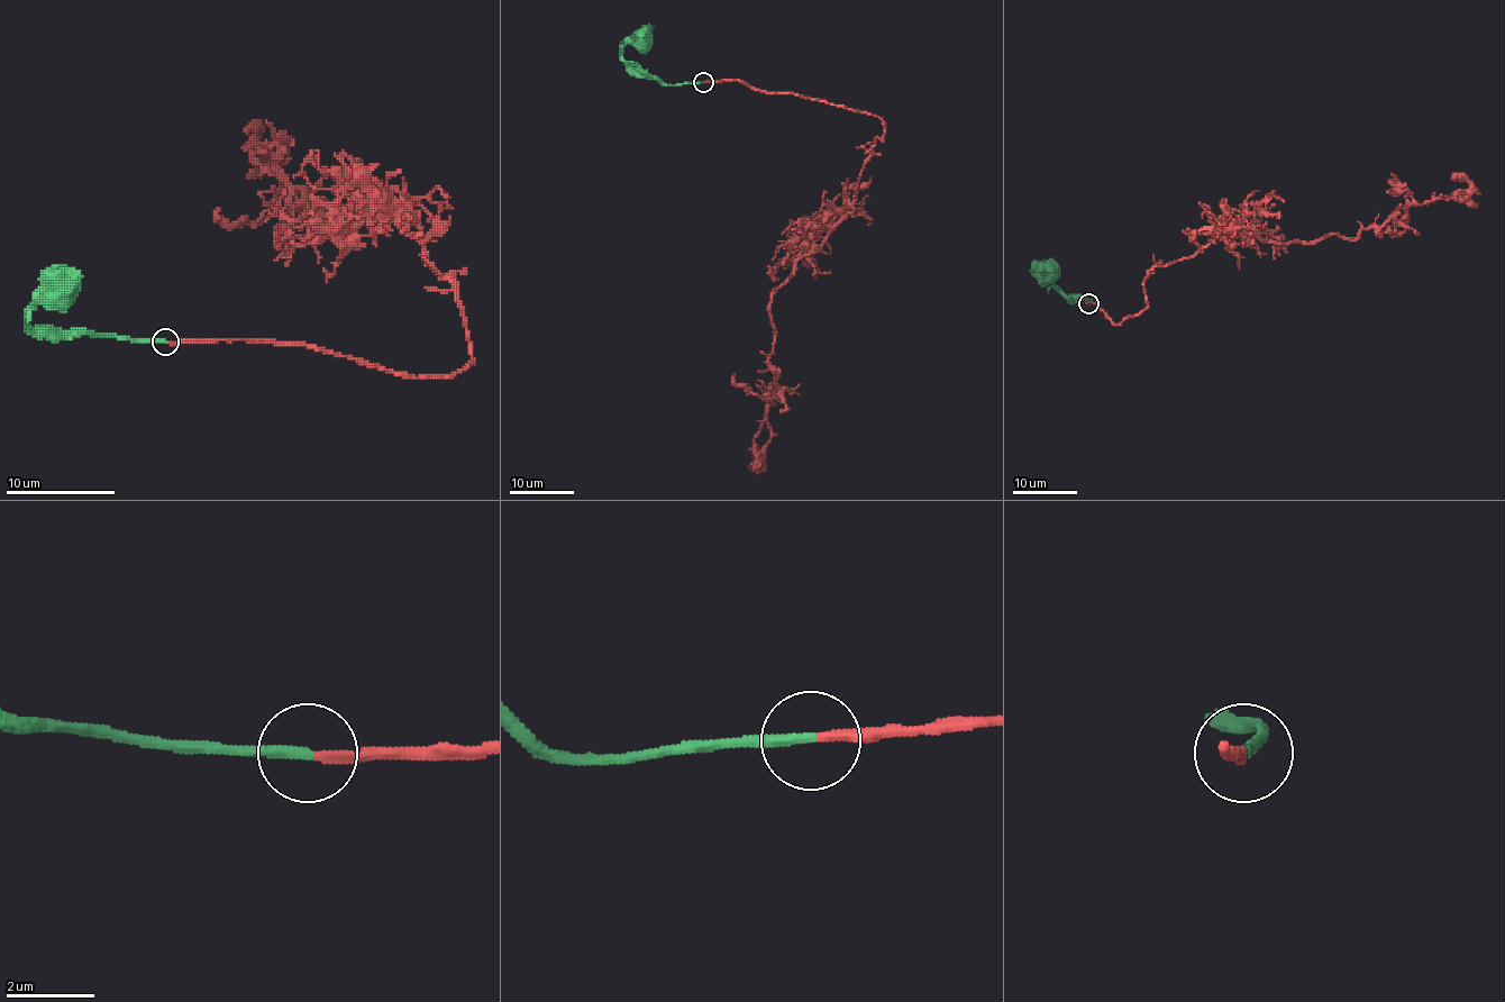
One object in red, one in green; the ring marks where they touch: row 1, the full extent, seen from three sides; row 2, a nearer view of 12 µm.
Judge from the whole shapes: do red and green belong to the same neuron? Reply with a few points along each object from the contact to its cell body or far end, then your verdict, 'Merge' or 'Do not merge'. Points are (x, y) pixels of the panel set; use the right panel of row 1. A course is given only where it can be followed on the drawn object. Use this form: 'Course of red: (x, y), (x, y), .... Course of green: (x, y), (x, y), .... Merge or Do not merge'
Course of red: (1088, 304), (1116, 325), (1147, 306), (1148, 272), (1221, 233), (1356, 237), (1394, 211), (1467, 189), (1451, 176). Course of green: (1088, 304), (1092, 301), (1067, 299), (1043, 270). Merge

